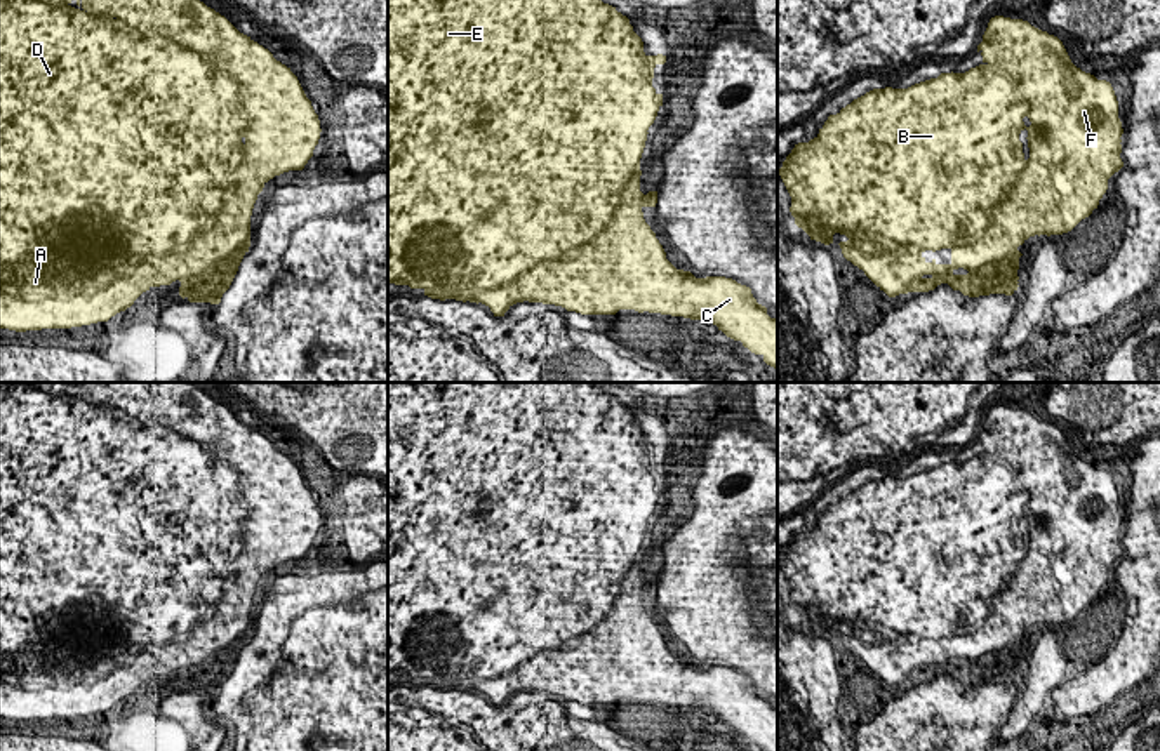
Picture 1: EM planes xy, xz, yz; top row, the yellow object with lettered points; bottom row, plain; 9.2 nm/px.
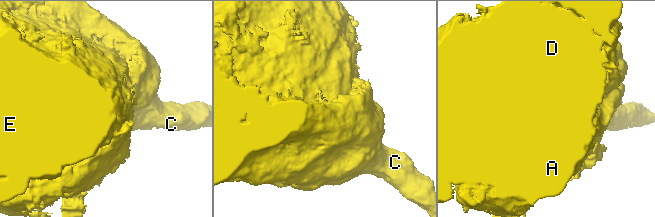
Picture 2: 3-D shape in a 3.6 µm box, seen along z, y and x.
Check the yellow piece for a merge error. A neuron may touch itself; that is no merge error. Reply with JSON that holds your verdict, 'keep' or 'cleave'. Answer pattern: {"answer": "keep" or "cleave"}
{"answer": "keep"}

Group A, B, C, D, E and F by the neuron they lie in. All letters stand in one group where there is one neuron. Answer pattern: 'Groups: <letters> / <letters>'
Groups: A B C D E F

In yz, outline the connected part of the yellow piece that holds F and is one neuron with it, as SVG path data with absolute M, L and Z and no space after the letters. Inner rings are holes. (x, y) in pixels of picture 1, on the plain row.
M995 405L988 412L977 442L983 445L983 452L965 462L941 462L937 468L915 473L908 478L873 478L854 488L837 504L830 504L814 528L795 534L779 558L779 565L791 586L790 601L795 607L795 614L810 629L824 635L833 633L835 622L845 624L849 629L838 633L843 647L863 659L889 687L908 681L929 681L941 673L948 673L953 680L960 680L969 687L990 683L1012 685L1019 676L1017 659L1019 647L1023 645L1017 636L1035 624L1050 626L1071 621L1097 598L1099 589L1108 579L1108 568L1123 556L1120 548L1123 518L1111 473L1097 469L1094 464L1077 457L1057 426L1031 415L1028 410ZM941 638L951 640L950 654L937 654L936 648L927 652L922 645L925 640L936 641Z

